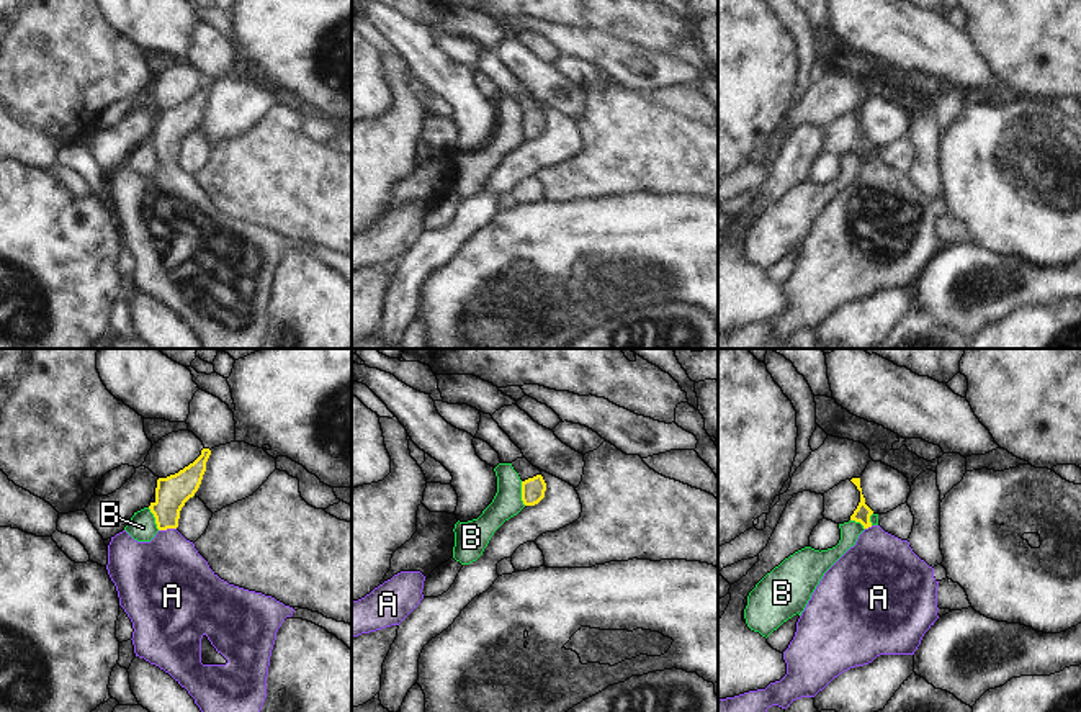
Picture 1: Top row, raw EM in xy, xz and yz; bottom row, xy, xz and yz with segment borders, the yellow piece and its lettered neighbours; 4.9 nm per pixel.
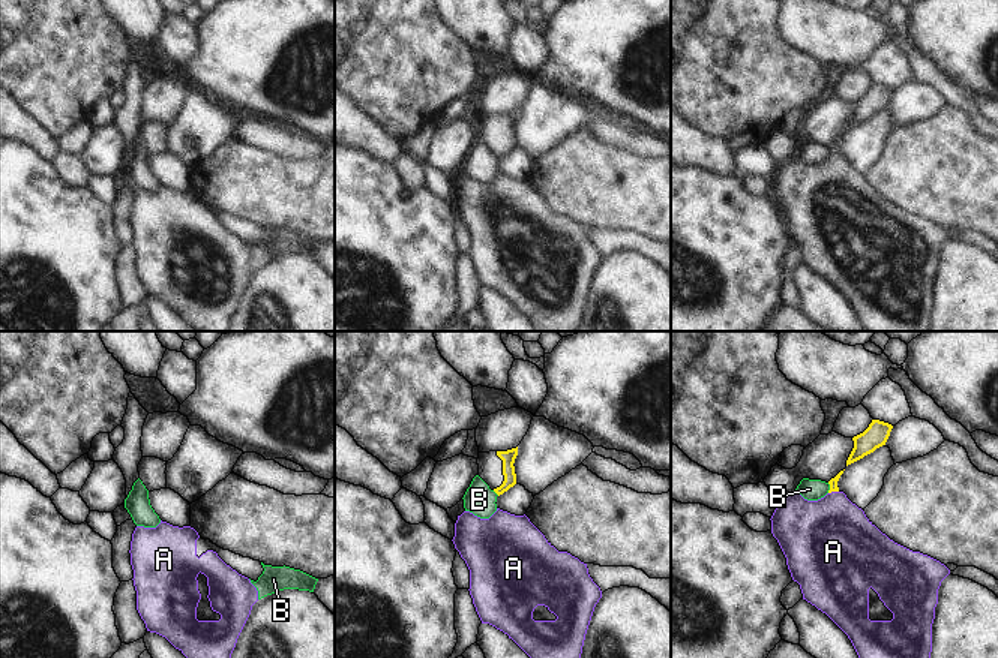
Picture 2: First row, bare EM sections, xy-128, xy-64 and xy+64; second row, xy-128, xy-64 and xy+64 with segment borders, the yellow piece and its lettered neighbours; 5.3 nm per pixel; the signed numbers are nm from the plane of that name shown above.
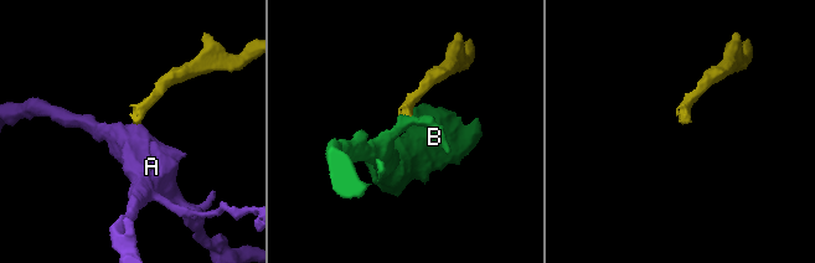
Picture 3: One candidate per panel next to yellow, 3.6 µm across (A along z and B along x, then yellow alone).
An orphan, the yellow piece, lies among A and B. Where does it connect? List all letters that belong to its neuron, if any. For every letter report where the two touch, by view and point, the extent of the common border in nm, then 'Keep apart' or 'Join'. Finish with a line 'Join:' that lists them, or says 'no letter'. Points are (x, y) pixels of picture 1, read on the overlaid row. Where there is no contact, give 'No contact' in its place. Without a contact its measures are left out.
A: Touches yellow at xy (167, 527). Shared border 90 nm. Join
B: Touches yellow at xz (522, 493). Shared border 120 nm. Keep apart
Join: A

